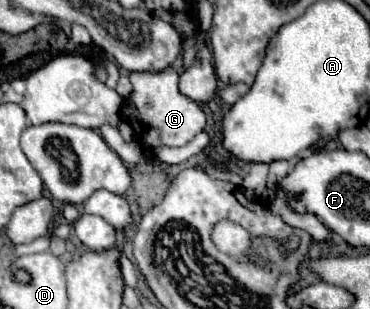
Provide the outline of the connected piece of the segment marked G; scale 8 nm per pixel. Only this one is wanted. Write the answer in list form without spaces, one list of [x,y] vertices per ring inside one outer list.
[[[173,67],[160,72],[132,72],[132,96],[126,100],[122,116],[134,128],[140,142],[150,150],[158,146],[186,146],[206,126],[206,114],[194,100],[186,98],[178,86],[179,74]]]

